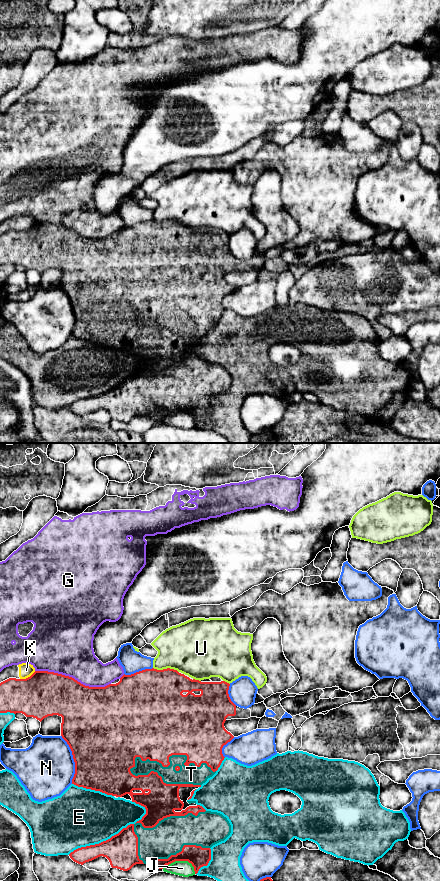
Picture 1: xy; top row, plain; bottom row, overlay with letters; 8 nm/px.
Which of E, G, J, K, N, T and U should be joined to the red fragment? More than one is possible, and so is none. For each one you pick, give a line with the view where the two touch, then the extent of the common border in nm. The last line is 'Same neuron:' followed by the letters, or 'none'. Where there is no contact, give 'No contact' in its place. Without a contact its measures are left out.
T: Touches red in xy. Shared border 700 nm
Same neuron: T

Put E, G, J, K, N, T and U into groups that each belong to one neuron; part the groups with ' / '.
E K / G / J / N / T / U

